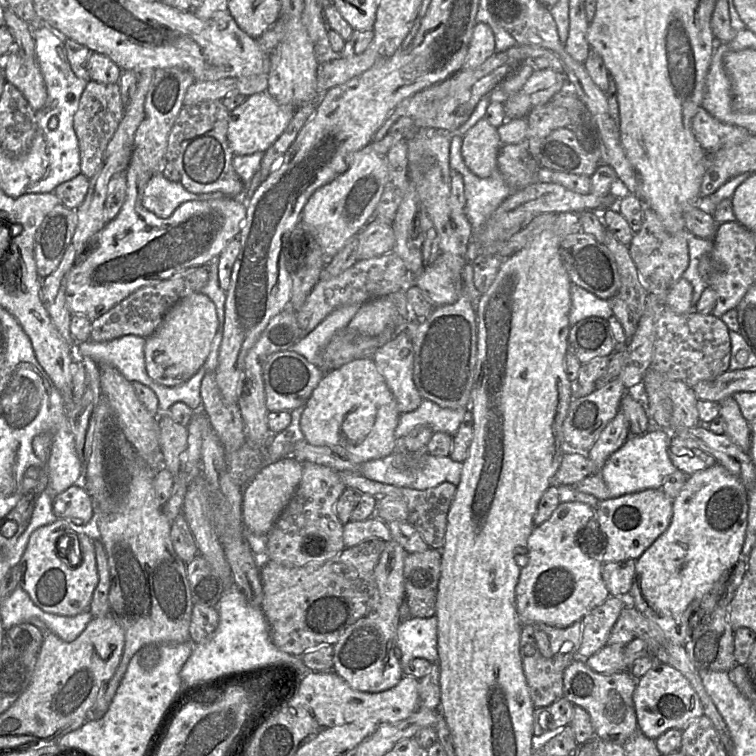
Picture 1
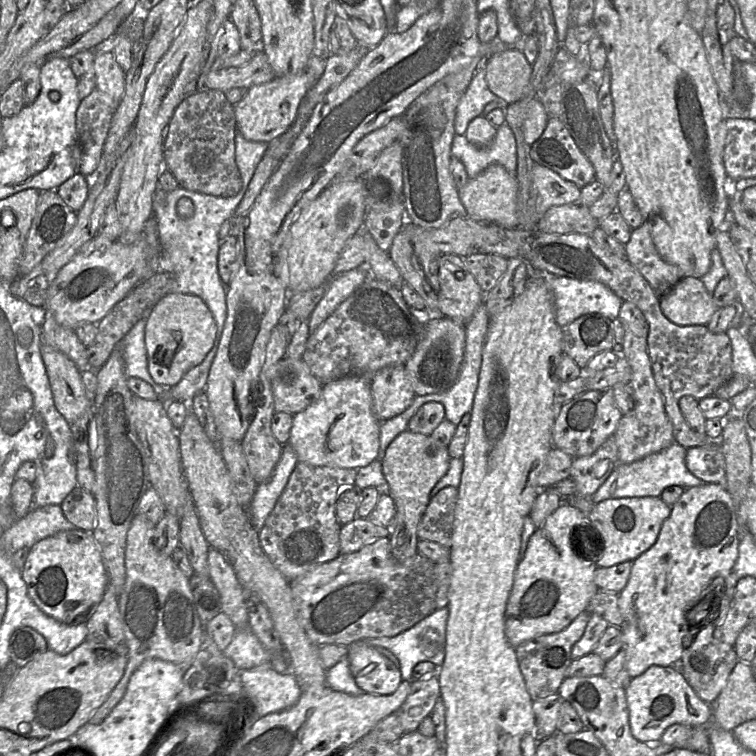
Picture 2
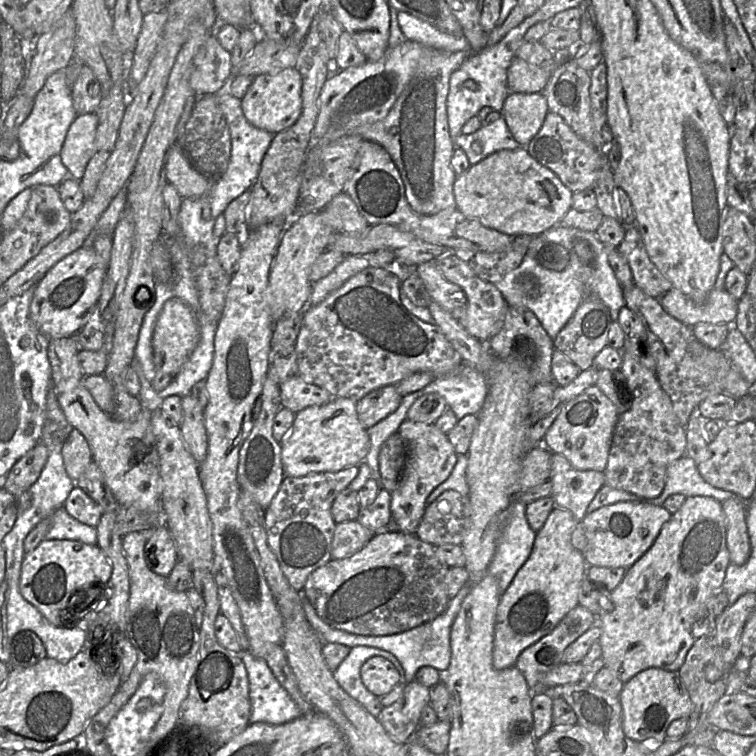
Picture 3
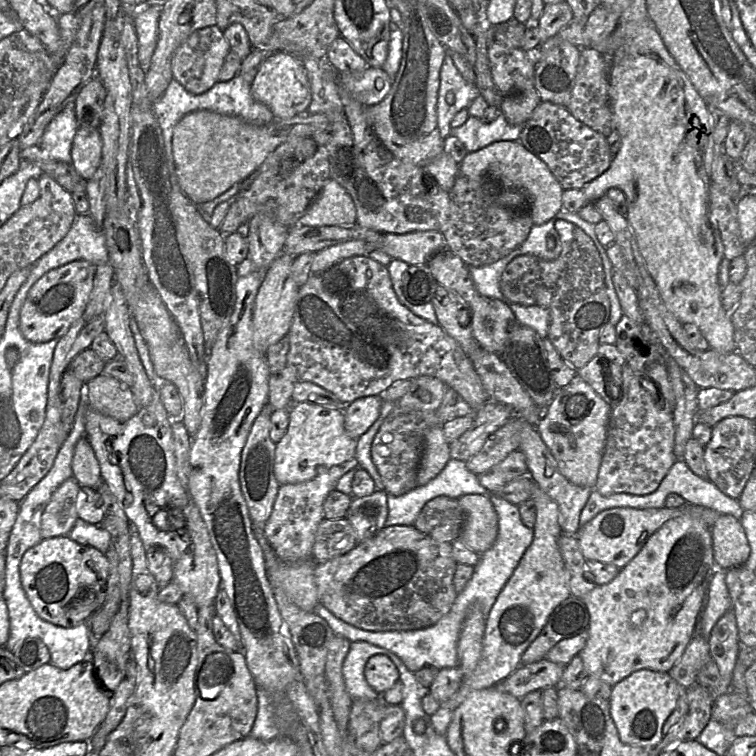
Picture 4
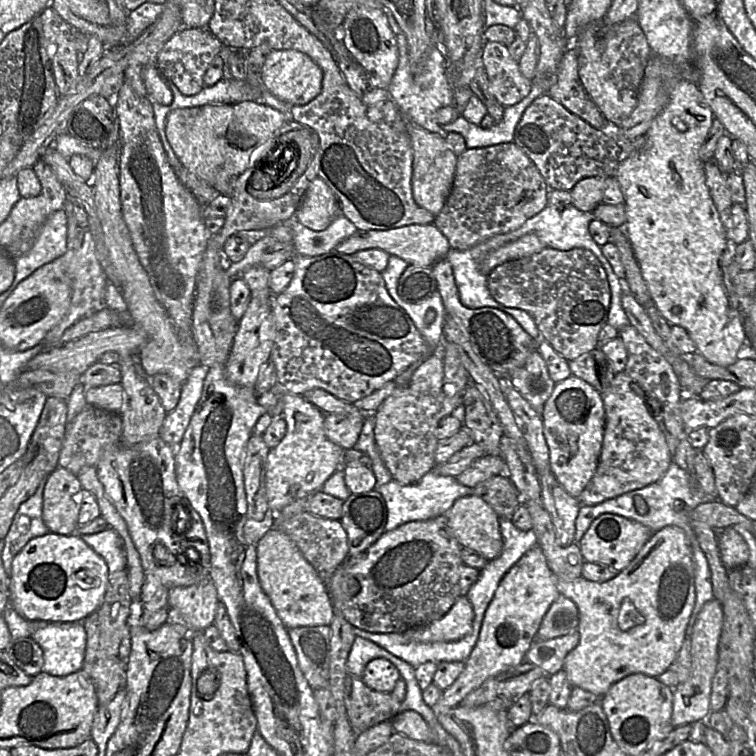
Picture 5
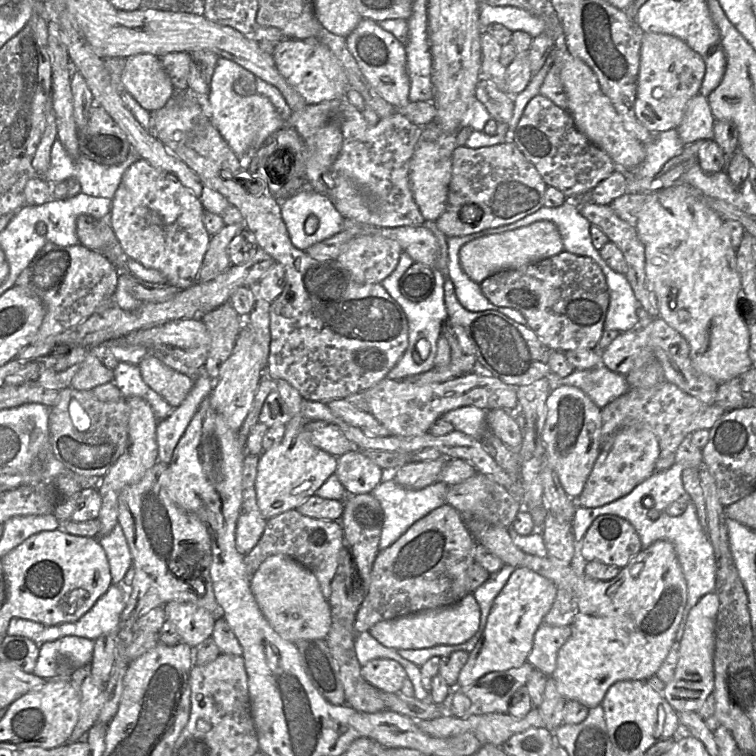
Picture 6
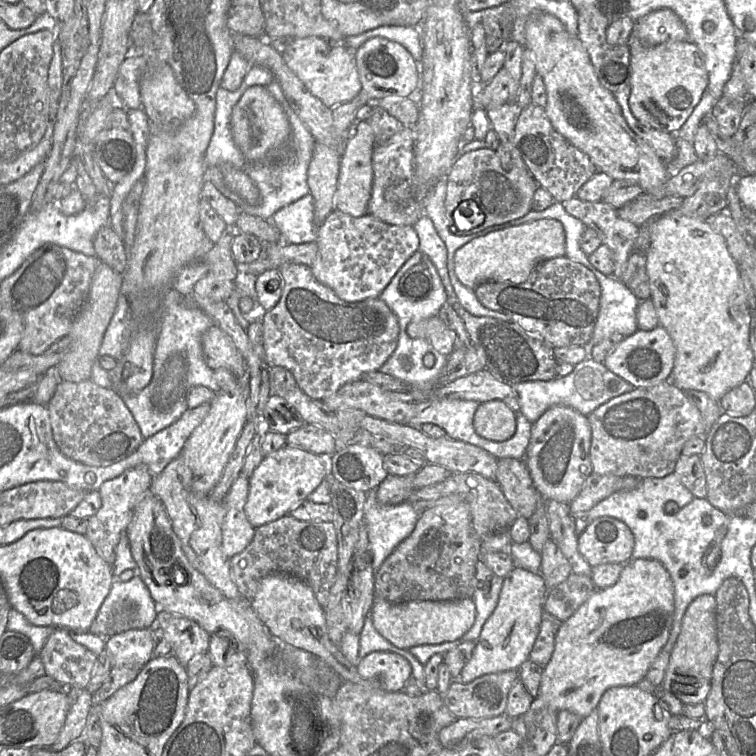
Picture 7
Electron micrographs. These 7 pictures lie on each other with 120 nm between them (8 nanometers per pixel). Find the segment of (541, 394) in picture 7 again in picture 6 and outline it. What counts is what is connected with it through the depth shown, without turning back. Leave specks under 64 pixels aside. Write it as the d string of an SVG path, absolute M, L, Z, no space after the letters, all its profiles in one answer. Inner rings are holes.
M604 365L589 370L574 370L564 378L552 378L553 386L569 385L582 390L600 409L630 390L624 376Z

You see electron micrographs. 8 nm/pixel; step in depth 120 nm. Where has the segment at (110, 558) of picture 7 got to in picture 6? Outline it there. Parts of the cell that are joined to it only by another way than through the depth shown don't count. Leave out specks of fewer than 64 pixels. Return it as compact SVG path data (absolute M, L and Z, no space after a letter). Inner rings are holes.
M140 397L125 399L129 411L129 436L127 445L117 462L101 478L97 491L101 497L101 507L98 514L100 530L98 537L109 534L118 524L118 497L123 489L138 482L144 474L155 465L158 455L156 428L158 419L150 405Z

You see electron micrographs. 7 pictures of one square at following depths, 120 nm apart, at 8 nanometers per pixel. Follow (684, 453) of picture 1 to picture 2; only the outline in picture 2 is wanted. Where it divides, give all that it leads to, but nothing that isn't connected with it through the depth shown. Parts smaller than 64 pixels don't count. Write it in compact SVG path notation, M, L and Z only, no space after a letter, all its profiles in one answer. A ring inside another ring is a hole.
M719 441L687 449L685 462L688 470L704 483L725 487L726 462Z

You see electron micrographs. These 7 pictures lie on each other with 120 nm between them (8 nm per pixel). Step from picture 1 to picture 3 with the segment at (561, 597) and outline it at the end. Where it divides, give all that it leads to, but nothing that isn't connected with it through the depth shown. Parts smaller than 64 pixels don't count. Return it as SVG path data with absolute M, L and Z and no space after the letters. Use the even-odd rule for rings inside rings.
M554 507L544 525L536 533L532 552L518 570L511 584L502 594L496 614L493 643L493 666L503 670L515 666L521 652L550 633L563 617L579 604L578 593L588 565L582 553L572 543L572 534L578 521L566 509Z

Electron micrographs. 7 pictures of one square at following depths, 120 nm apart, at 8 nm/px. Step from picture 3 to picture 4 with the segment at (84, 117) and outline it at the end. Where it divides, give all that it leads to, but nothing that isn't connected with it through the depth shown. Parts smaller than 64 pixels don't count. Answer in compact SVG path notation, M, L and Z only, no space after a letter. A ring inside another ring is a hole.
M98 129L77 130L71 146L70 165L88 181L101 163L101 137Z

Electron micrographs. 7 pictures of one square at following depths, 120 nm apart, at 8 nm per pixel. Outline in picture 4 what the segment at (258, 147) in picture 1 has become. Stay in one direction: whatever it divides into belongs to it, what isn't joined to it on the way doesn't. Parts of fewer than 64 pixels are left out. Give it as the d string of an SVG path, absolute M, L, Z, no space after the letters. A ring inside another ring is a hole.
M277 52L266 57L251 85L253 98L266 105L274 117L288 119L306 113L312 101L307 71L299 57Z

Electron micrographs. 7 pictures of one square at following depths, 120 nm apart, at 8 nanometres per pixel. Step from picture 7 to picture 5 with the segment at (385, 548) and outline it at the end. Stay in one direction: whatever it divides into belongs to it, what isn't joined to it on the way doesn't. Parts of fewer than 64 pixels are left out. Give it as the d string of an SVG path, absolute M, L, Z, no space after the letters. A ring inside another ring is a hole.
M365 414L365 421L359 439L354 446L357 450L366 453L372 464L376 477L376 490L382 495L386 502L388 516L385 531L389 532L397 527L413 521L424 521L438 516L445 516L454 502L464 496L473 494L473 488L462 485L456 477L441 476L434 469L426 473L419 481L411 485L402 485L395 480L381 459L375 442L375 414Z

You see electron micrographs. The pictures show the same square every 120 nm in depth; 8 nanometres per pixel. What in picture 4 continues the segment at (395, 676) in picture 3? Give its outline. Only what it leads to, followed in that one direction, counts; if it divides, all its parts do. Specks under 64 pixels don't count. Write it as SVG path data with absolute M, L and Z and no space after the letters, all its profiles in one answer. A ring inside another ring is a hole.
M375 655L369 658L365 665L364 676L367 684L380 697L399 681L396 666L384 655Z

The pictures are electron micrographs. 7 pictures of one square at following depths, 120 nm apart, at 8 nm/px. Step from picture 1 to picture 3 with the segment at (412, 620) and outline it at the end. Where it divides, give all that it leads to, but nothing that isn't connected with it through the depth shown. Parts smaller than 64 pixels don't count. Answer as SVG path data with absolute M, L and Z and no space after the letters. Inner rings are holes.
M473 581L468 582L460 591L449 601L446 610L437 616L434 620L426 622L408 631L385 636L361 636L351 634L342 630L336 630L325 624L317 615L314 607L302 594L302 606L306 619L311 628L319 635L324 643L337 643L349 648L356 646L369 646L379 648L393 654L400 662L404 670L404 681L409 683L414 680L416 672L423 666L431 666L440 673L444 673L450 664L451 647L450 631L455 617L457 616L461 604L467 594L470 592Z

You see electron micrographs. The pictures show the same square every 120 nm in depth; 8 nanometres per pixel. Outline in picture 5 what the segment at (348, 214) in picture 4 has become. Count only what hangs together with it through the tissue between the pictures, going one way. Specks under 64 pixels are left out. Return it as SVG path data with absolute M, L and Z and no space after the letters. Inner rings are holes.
M317 177L310 183L294 218L313 231L323 231L340 214L331 189Z

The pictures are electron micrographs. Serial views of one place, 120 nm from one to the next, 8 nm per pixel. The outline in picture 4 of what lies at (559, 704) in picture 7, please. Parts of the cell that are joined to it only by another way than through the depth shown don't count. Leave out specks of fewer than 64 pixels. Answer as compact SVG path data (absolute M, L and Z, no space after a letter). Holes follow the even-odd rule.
M466 494L457 500L466 516L458 541L481 555L493 546L498 534L498 517L490 496ZM680 516L665 523L611 582L596 585L583 597L589 612L588 640L578 656L588 676L597 677L613 687L641 669L669 672L694 636L716 570L711 528L691 516Z

